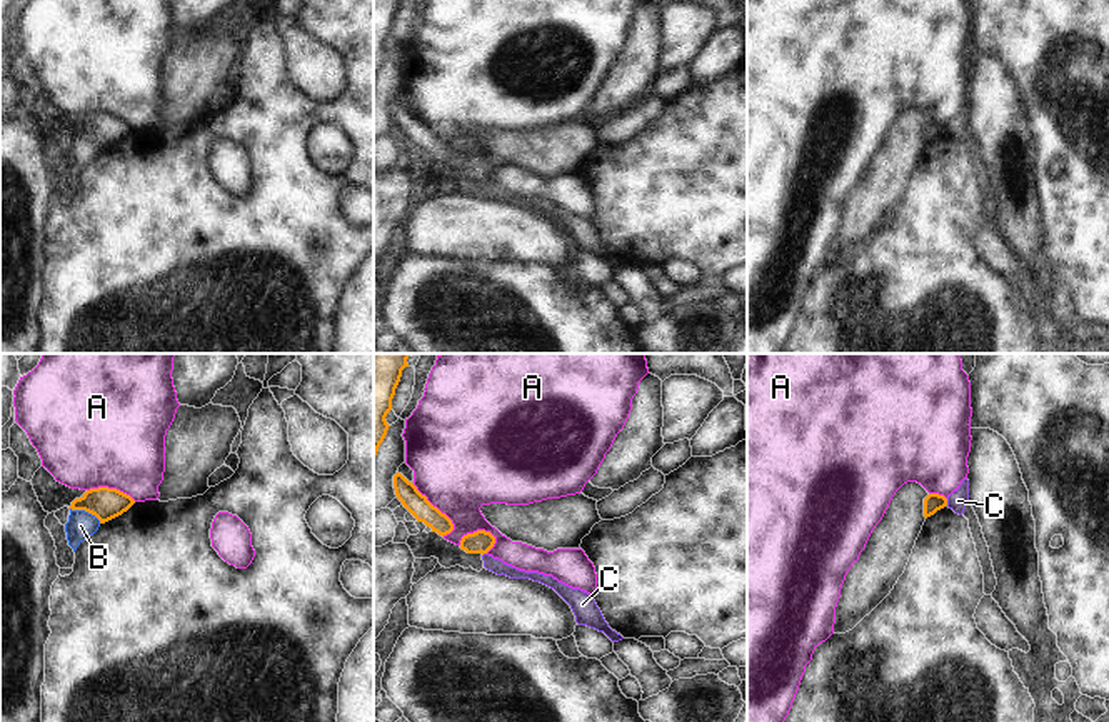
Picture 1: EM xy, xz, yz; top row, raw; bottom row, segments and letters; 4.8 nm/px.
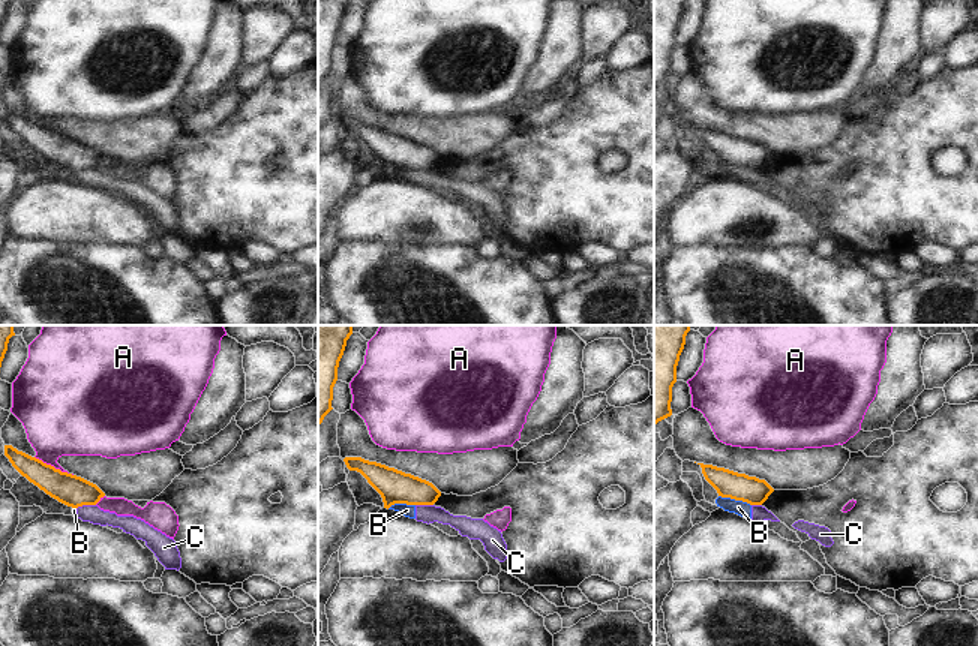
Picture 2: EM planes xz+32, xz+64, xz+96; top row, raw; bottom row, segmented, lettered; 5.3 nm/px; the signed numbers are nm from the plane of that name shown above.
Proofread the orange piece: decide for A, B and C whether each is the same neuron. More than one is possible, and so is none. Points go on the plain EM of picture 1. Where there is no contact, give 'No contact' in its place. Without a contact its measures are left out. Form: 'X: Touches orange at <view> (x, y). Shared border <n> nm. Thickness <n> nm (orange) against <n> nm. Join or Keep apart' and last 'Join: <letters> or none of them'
A: Touches orange at xz (437, 135). Shared border 300 nm. Thickness 110 nm (orange) against 460 nm. Keep apart
B: Touches orange at xy (85, 137). Shared border 170 nm. Thickness 160 nm (orange) against 140 nm. Keep apart
C: Touches orange at yz (946, 129). Shared border 30 nm. Thickness 90 nm (orange) against 90 nm. Keep apart
Join: none of them.

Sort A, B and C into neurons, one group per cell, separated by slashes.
A / B C

